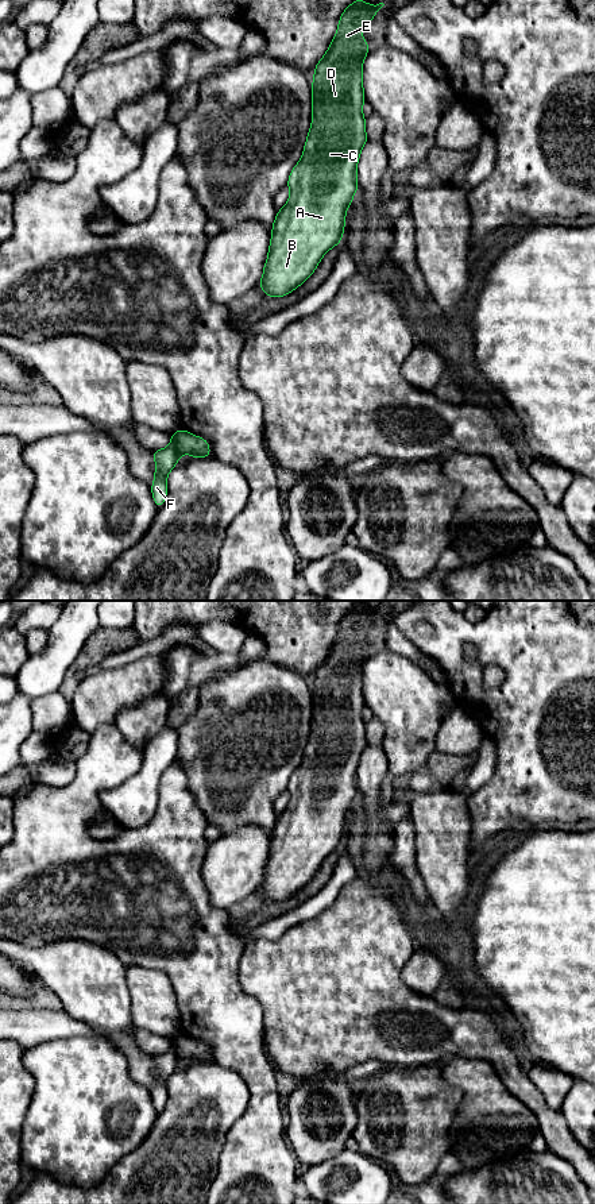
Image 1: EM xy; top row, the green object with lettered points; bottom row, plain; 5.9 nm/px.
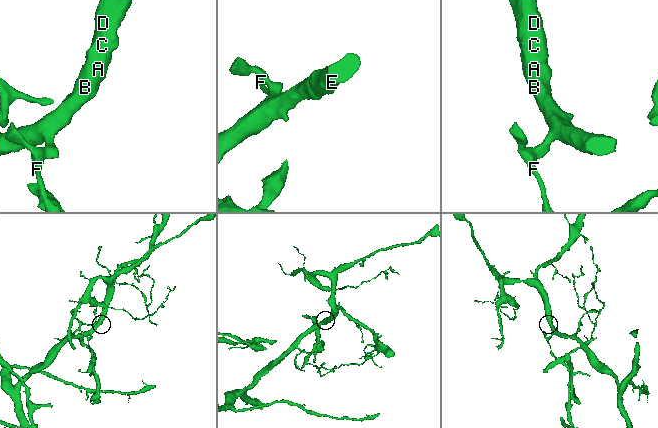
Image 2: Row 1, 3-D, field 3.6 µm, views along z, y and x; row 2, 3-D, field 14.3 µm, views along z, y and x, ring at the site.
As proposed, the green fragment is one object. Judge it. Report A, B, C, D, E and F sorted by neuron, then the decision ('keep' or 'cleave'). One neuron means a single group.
A B C D E / F; cleave

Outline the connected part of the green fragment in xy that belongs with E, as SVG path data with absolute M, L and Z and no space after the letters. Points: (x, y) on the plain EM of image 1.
M359 602L340 620L333 645L325 660L314 671L312 687L312 730L306 741L304 757L290 776L287 792L290 800L283 813L277 817L271 830L273 838L267 865L258 891L273 903L285 902L301 891L317 873L321 863L335 850L341 848L345 833L345 818L352 809L358 791L358 767L363 750L368 746L366 740L366 722L362 711L366 707L363 694L363 665L368 659L368 647L362 641L362 632L374 625L383 607L371 610Z

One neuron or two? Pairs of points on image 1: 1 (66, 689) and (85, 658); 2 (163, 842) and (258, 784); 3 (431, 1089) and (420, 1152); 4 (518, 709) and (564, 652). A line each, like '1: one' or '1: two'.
1: one
2: two
3: one
4: one

